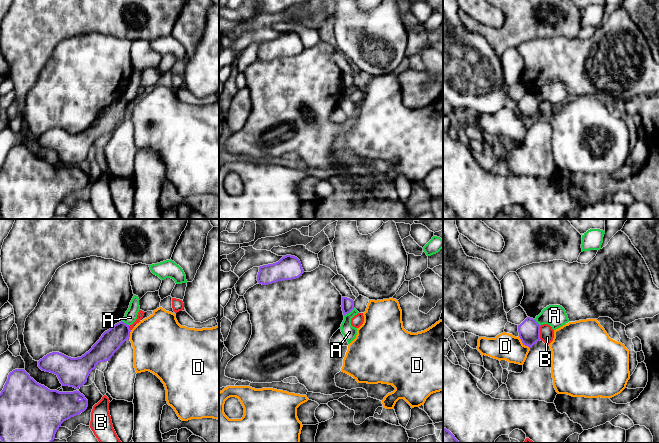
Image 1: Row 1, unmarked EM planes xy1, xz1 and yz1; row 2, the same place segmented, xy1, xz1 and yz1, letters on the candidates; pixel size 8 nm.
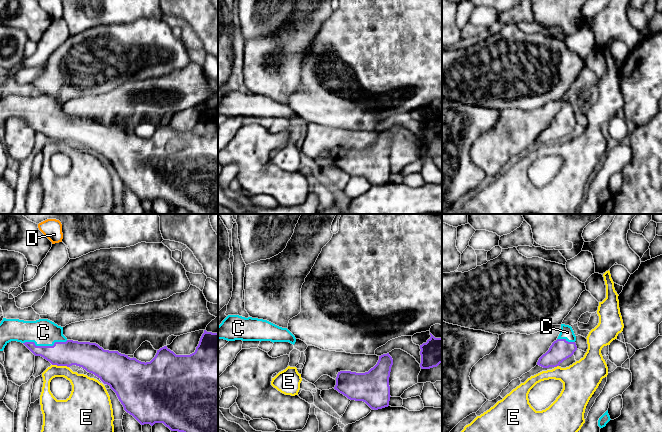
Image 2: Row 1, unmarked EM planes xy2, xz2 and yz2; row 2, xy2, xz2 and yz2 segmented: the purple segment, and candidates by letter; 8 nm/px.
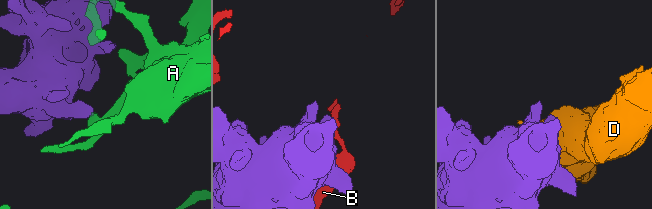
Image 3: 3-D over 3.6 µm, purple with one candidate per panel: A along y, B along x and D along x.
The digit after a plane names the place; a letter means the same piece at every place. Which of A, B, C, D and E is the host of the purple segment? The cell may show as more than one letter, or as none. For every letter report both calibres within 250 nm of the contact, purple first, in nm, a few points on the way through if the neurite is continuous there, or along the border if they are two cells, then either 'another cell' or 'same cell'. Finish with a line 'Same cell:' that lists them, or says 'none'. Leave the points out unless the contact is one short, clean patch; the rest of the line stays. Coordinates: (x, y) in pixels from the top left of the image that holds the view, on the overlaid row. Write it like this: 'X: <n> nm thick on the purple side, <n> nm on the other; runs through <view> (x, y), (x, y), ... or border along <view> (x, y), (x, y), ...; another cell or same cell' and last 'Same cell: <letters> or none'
A: 100 nm thick on the purple side, 110 nm on the other; border along xz1 (354, 308), (344, 316); another cell
B: 180 nm thick on the purple side, 110 nm on the other; another cell
C: 200 nm thick on the purple side, 220 nm on the other; runs through xy2 (68, 353), (45, 346), (43, 332); same cell
D: 180 nm thick on the purple side, 220 nm on the other; border along yz1 (518, 336), (529, 348); another cell
E: 220 nm thick on the purple side, 180 nm on the other; another cell
Same cell: C

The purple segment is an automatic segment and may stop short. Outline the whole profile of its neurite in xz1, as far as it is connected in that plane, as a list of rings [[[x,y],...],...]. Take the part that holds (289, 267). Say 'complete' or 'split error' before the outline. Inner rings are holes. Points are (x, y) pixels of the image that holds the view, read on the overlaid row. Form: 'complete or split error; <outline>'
complete; [[[286,255],[276,263],[260,266],[257,281],[259,284],[268,285],[299,278],[303,273],[300,260],[295,256]]]

